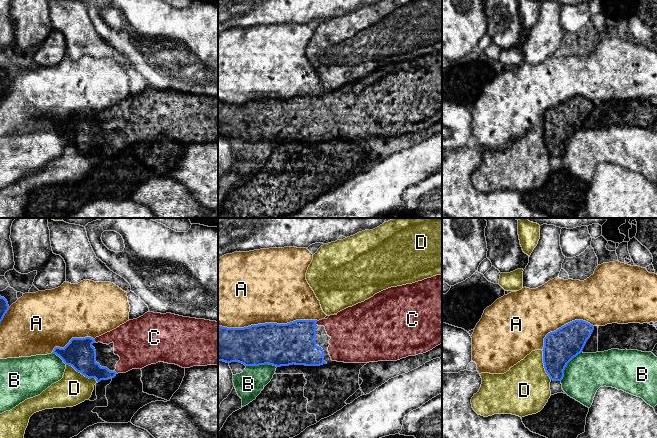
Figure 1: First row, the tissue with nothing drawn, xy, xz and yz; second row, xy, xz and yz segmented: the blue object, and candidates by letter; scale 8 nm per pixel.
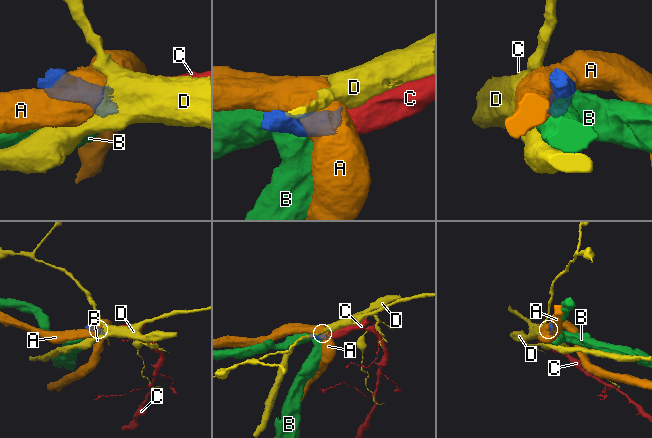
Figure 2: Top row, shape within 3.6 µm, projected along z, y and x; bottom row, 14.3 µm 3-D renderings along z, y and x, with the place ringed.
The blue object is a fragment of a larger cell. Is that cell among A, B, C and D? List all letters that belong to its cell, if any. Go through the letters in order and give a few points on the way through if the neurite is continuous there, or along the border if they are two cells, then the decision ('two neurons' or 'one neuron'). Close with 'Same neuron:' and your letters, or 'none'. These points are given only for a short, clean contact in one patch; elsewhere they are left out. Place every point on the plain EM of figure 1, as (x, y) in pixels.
A: two neurons
B: two neurons
C: one neuron
D: two neurons
Same neuron: C

